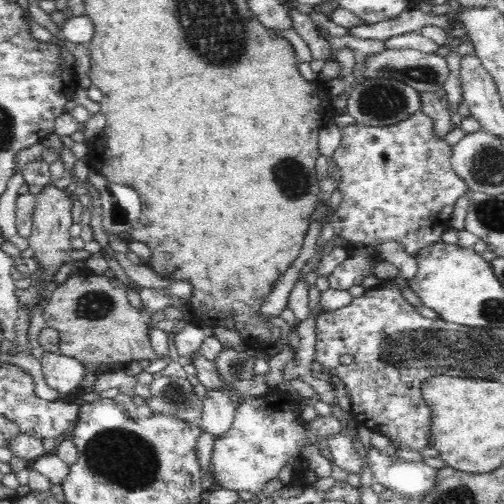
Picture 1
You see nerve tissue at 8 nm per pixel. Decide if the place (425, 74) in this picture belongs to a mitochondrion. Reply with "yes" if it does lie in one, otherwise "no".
yes

